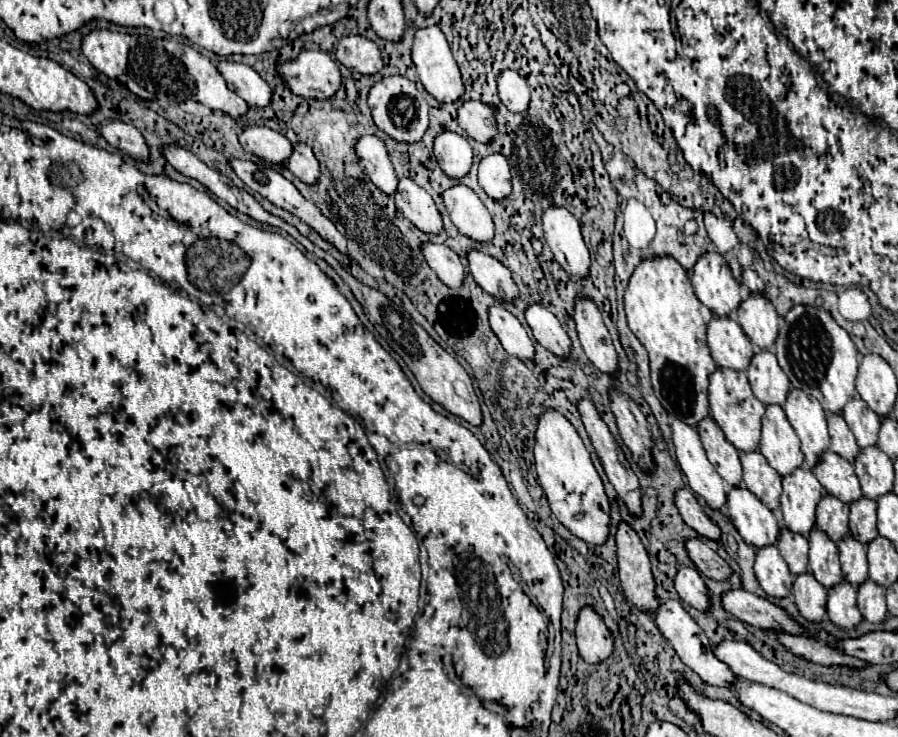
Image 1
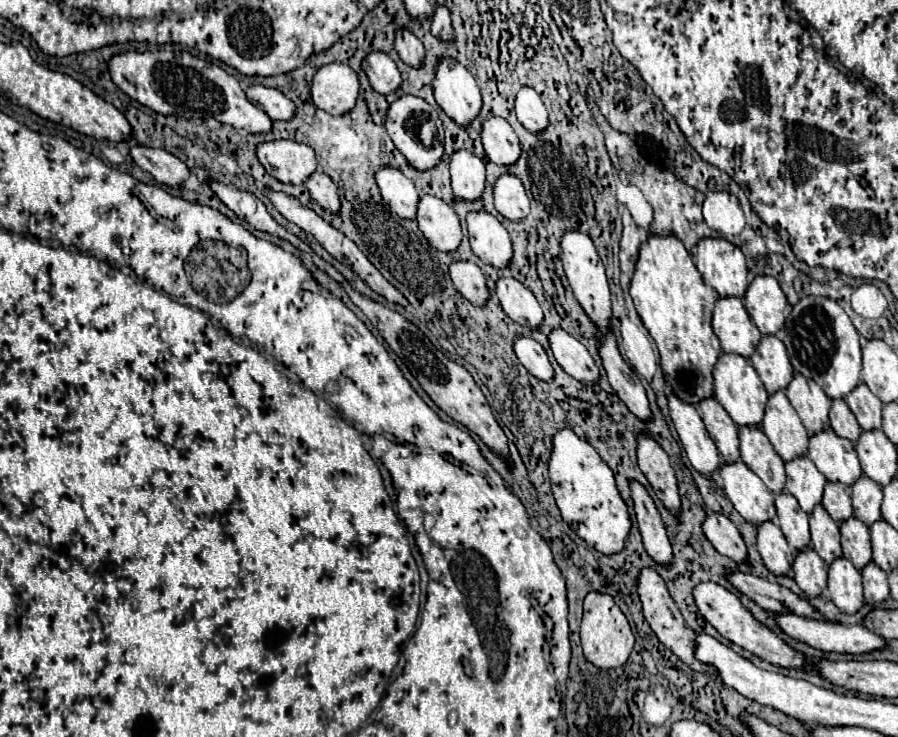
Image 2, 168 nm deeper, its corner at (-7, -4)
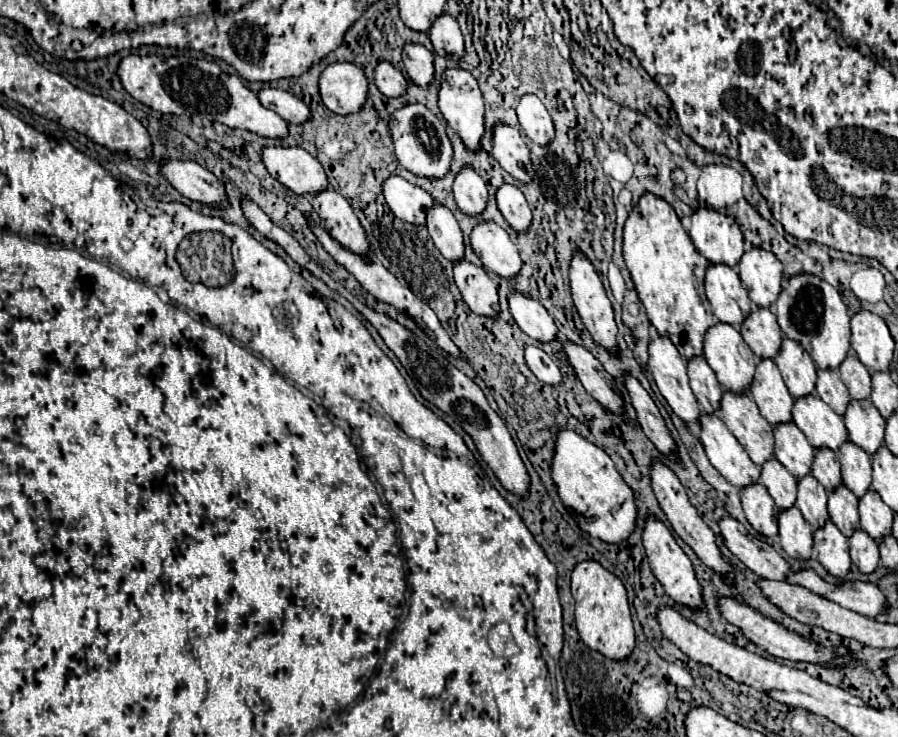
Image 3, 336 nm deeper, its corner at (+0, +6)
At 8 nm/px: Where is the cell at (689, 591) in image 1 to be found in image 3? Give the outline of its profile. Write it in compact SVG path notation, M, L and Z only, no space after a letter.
M722 598L720 600L720 610L722 610L722 614L726 616L726 620L730 624L738 626L744 632L744 636L748 640L752 640L756 646L764 648L772 656L788 658L788 660L796 660L796 662L798 660L804 660L804 662L818 662L818 664L824 664L824 666L838 666L838 662L834 662L834 658L832 658L832 650L824 650L818 644L814 644L814 642L810 642L806 638L800 638L794 632L788 632L784 626L776 624L770 618L764 618L762 614L758 614L756 610L752 610L750 606L746 606L744 602L740 602L736 598Z

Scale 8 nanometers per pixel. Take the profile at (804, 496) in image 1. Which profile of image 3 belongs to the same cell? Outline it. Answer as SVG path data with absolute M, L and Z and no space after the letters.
M782 422L774 426L774 438L776 460L780 460L796 478L808 474L814 458L814 448L806 440L804 432L794 422Z

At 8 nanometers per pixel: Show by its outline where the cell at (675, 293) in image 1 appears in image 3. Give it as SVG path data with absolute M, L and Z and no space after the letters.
M642 194L624 222L624 262L654 328L668 334L682 356L700 356L704 334L716 322L704 294L704 272L710 262L696 250L674 208L660 196Z

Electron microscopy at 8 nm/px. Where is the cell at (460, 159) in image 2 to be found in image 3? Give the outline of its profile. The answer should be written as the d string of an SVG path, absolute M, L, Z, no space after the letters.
M468 166L460 170L454 180L454 198L458 208L468 216L480 216L488 204L488 190L484 180Z

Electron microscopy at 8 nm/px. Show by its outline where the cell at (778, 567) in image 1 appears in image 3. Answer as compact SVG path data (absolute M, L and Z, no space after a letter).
M758 482L748 484L740 492L740 500L742 500L742 508L744 508L748 522L764 536L776 536L776 530L778 530L776 514L780 510L774 504L768 490Z

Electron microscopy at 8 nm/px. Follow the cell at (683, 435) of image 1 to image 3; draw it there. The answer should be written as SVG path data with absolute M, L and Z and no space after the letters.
M652 334L648 354L648 370L652 372L656 386L666 402L688 426L696 424L700 408L688 384L686 358L676 350L668 334Z

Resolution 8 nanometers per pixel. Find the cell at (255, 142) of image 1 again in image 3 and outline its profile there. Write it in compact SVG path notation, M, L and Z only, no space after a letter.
M266 146L262 162L272 178L300 196L316 196L330 186L320 162L314 160L304 148Z

